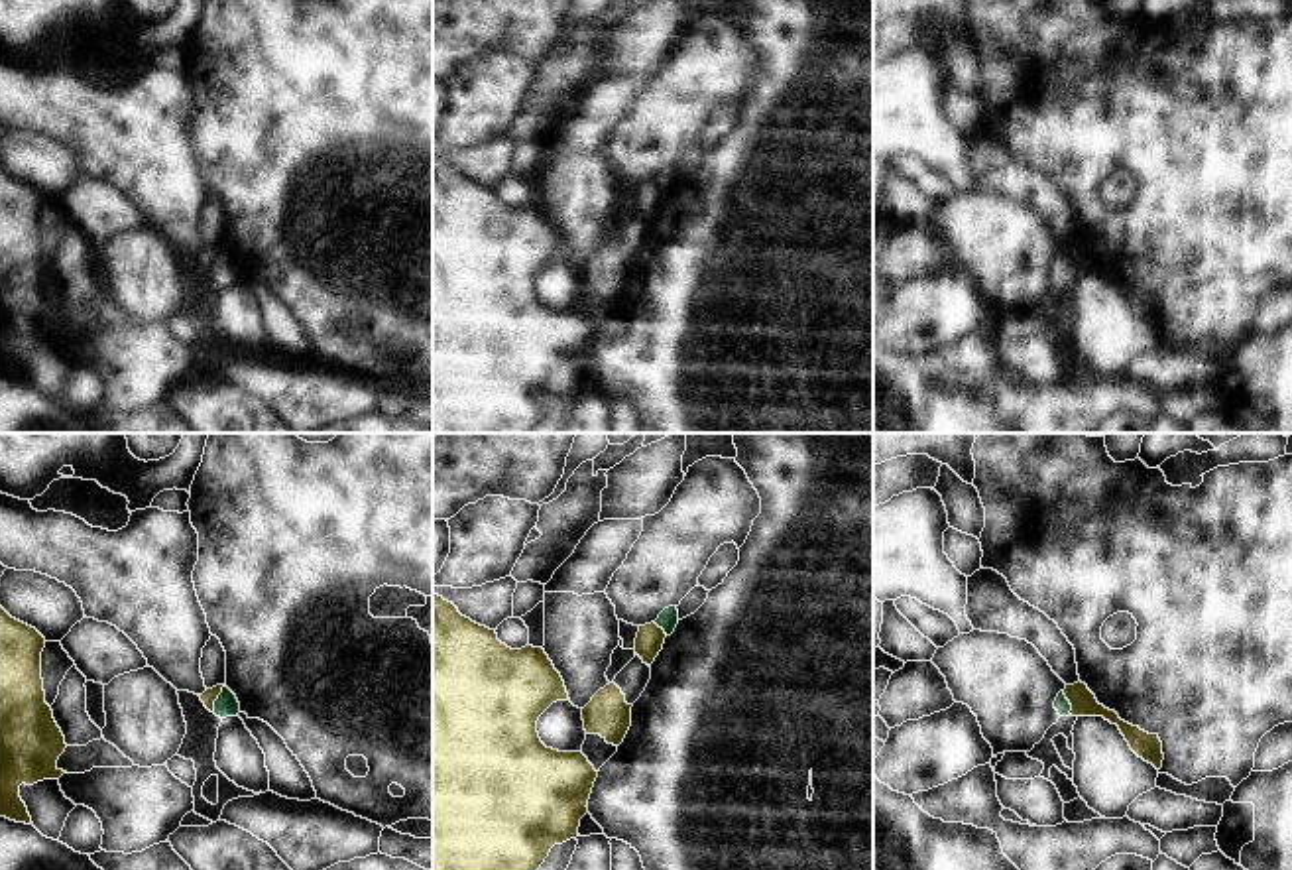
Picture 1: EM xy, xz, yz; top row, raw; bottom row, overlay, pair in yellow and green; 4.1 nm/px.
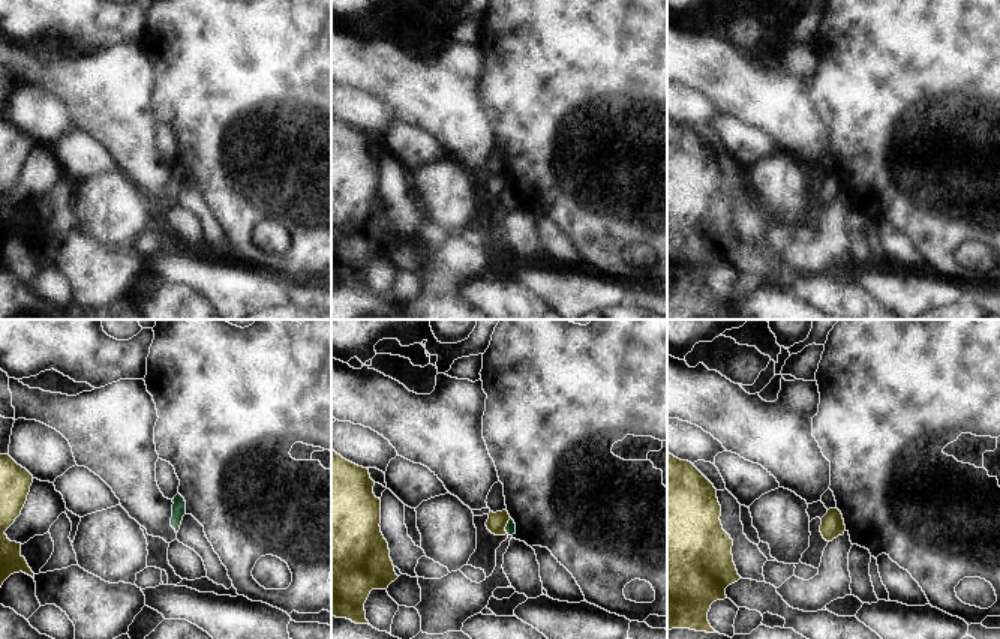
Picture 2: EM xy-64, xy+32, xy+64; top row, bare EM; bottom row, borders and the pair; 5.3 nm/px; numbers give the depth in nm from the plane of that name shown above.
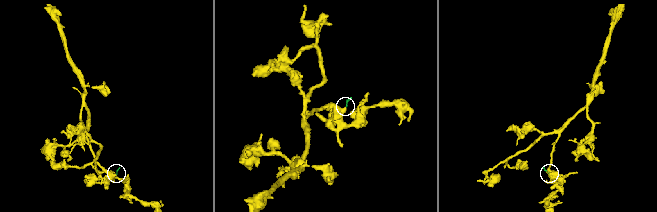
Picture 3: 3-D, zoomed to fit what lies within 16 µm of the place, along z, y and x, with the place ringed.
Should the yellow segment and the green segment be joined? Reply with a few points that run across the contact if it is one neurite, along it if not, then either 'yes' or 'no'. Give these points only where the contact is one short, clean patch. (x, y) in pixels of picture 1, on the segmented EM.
xy (225, 685), (213, 711) | no

